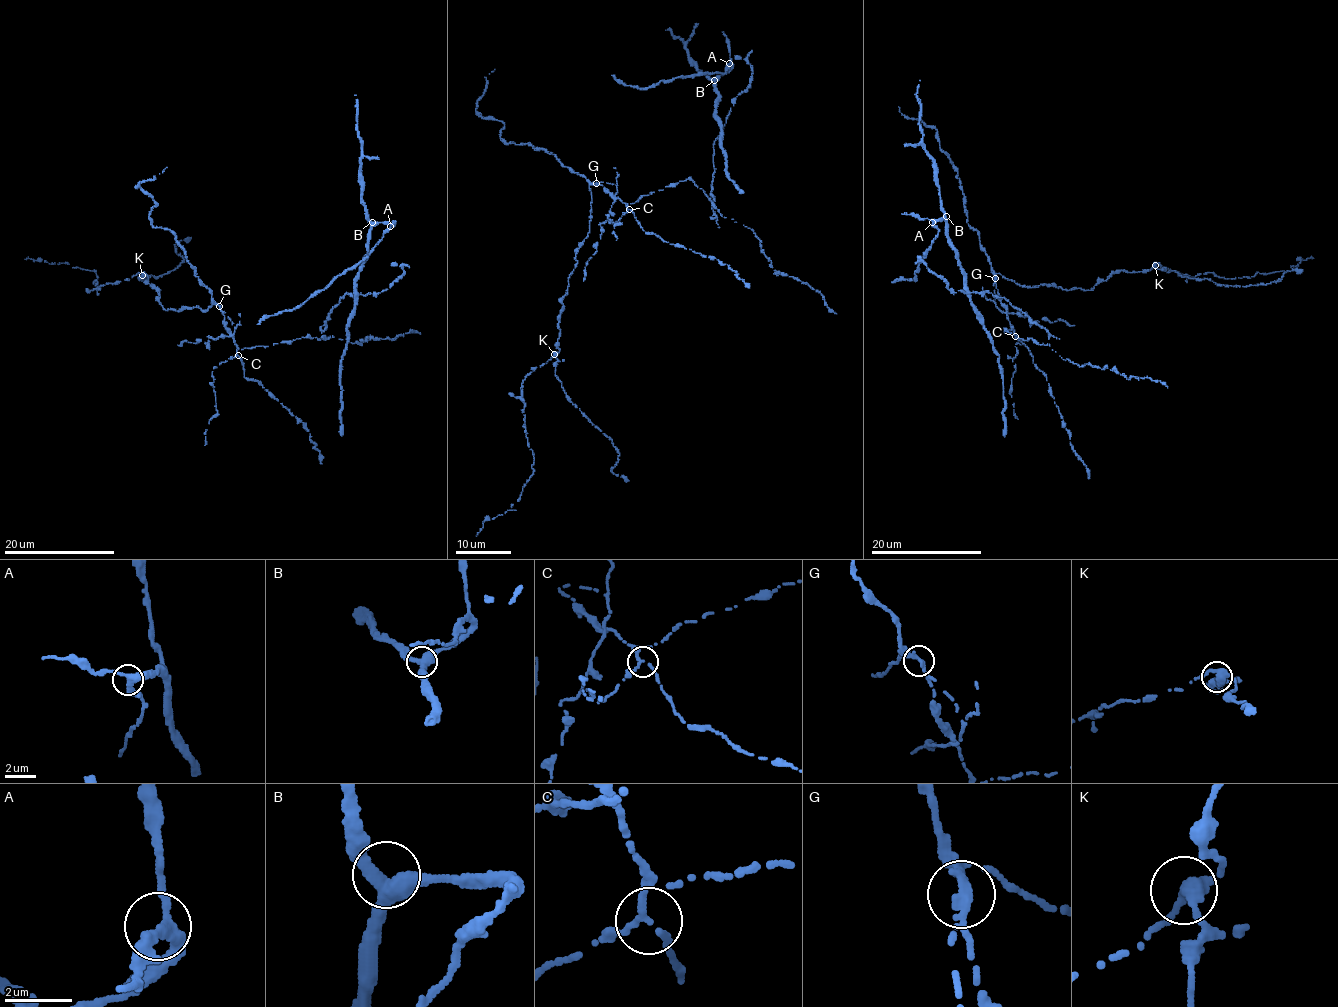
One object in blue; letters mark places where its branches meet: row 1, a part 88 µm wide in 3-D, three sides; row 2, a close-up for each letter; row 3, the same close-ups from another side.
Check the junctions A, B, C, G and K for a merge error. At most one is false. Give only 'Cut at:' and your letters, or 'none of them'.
Cut at: G

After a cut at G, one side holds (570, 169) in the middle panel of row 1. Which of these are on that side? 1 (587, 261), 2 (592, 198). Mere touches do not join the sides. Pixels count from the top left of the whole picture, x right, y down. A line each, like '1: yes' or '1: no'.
1: no
2: yes

